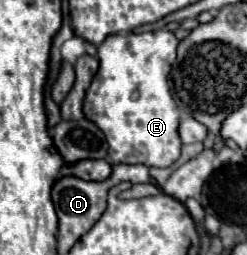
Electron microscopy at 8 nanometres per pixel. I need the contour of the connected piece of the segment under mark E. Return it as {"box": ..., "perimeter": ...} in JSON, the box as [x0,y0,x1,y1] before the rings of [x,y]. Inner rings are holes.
{"box":[85,31,181,167],"perimeter":[[[171,31],[115,33],[99,47],[99,71],[85,95],[85,117],[107,137],[111,163],[141,163],[169,167],[181,155],[177,137],[179,107],[173,101],[167,75],[175,61],[177,37]]]}

